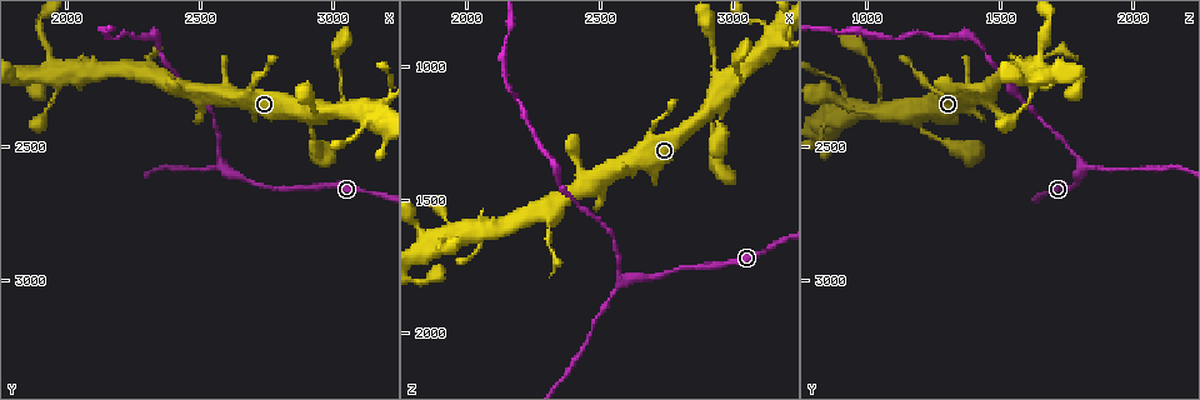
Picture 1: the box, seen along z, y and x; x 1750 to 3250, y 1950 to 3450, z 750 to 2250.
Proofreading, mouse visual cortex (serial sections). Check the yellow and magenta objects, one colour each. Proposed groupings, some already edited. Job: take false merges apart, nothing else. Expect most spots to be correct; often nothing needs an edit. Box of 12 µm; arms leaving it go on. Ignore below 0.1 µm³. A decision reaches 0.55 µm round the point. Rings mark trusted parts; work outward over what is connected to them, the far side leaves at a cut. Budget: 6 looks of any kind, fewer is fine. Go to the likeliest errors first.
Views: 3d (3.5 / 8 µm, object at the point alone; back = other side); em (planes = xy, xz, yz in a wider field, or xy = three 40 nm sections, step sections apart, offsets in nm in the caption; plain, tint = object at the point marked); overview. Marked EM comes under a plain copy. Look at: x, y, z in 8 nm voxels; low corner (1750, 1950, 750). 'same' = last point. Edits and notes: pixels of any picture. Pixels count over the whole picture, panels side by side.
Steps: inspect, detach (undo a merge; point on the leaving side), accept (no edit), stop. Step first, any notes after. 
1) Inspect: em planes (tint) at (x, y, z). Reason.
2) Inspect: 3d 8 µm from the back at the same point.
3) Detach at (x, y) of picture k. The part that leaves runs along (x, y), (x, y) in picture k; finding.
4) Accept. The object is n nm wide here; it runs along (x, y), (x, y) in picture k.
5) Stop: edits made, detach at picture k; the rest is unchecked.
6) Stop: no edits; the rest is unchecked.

Inspect: 3d 3.5 µm at (2590, 2570, 1810). Sharp bend.

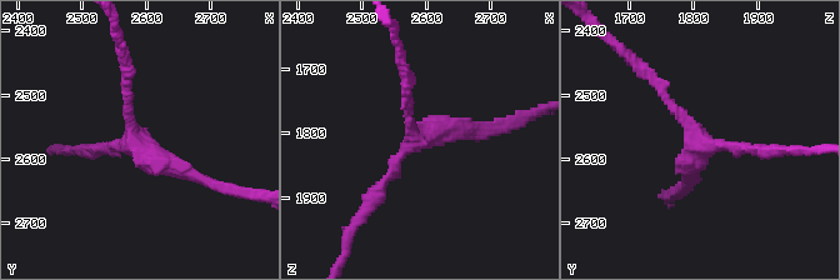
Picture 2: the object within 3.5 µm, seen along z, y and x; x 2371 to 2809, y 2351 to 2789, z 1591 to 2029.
Inspect: em xy step 5 (tint) at (2585, 2575, 1805).

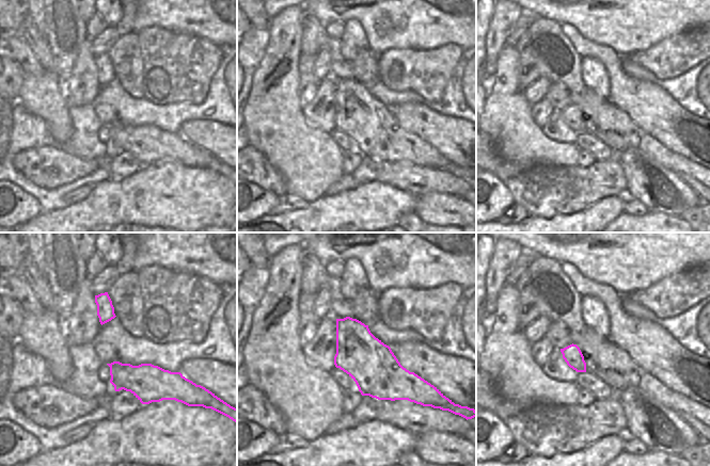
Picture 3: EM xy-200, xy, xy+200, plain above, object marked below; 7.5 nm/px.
Accept. Continuous, no second cell.

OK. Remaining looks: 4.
Inspect: 3d 3.5 µm at (2150, 2070, 870). Thin neck.

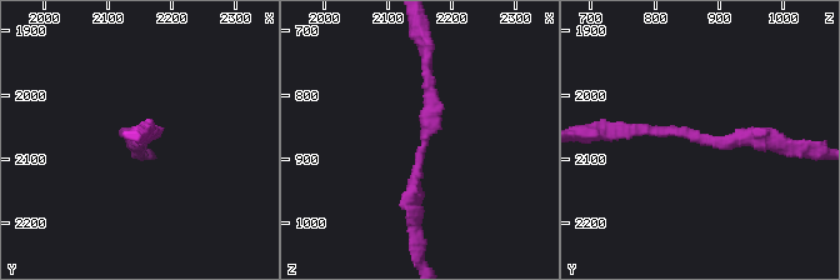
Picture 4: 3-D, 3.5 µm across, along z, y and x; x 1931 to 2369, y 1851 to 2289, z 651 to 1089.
Inspect: em xy step 2 (tint) at (2150, 2070, 870). Need the tissue.

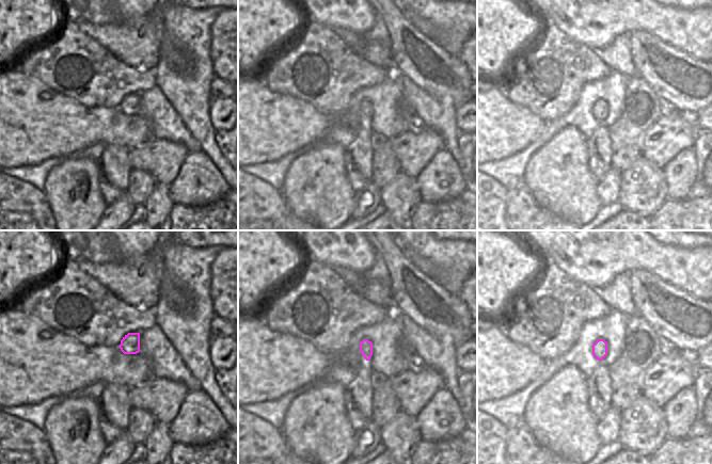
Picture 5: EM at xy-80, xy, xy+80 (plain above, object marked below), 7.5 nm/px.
Accept. It runs along (778, 145), (624, 126) in picture 4; continuous, no second cell.

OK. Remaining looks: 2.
Stop: no edits; the rest is unchecked.

